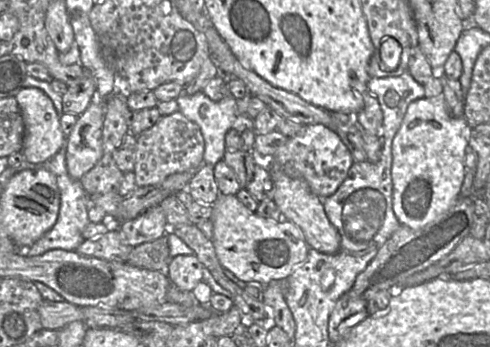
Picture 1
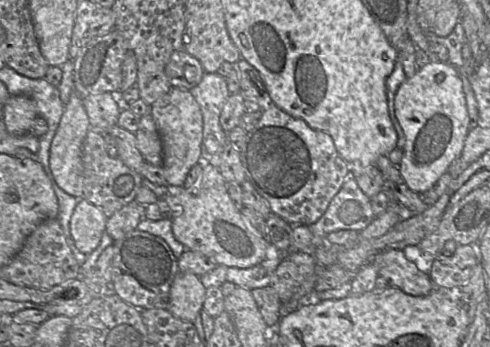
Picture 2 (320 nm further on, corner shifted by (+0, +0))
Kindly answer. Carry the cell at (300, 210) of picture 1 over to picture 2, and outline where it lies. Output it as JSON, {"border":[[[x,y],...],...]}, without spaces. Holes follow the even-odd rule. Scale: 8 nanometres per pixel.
{"border":[[[402,250],[382,251],[371,261],[377,265],[378,274],[384,278],[387,286],[399,288],[412,296],[428,295],[435,288],[429,275],[409,261]]]}

